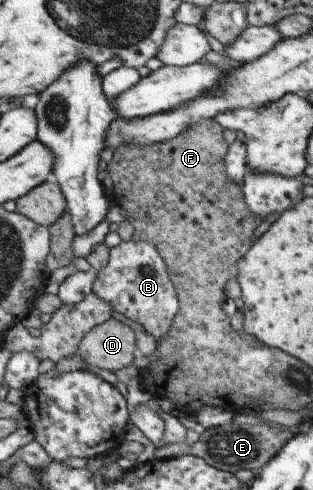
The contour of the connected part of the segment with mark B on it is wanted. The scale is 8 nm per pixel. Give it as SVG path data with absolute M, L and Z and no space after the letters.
M122 240L118 246L111 249L108 264L106 268L98 270L99 276L96 279L93 292L109 302L116 311L124 314L128 319L140 323L155 339L170 334L169 330L171 330L181 310L181 301L169 274L168 265L156 246L146 241Z

